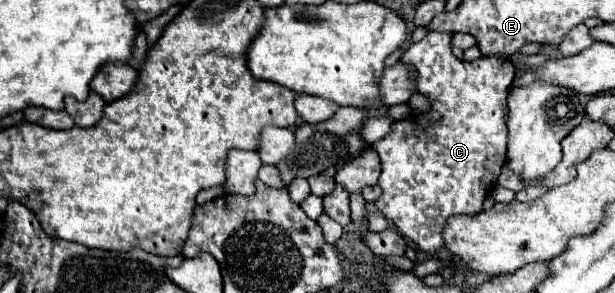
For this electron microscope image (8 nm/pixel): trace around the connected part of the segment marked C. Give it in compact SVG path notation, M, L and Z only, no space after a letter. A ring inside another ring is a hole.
M428 32L424 40L408 48L408 62L418 68L420 94L430 100L430 108L394 122L390 134L374 144L382 160L382 174L378 178L382 196L376 200L376 206L406 240L412 240L428 254L444 248L442 228L448 216L480 212L484 198L496 186L500 170L506 164L506 96L516 74L508 56L482 56L474 62L458 60L452 54L451 39L452 34L446 32Z

